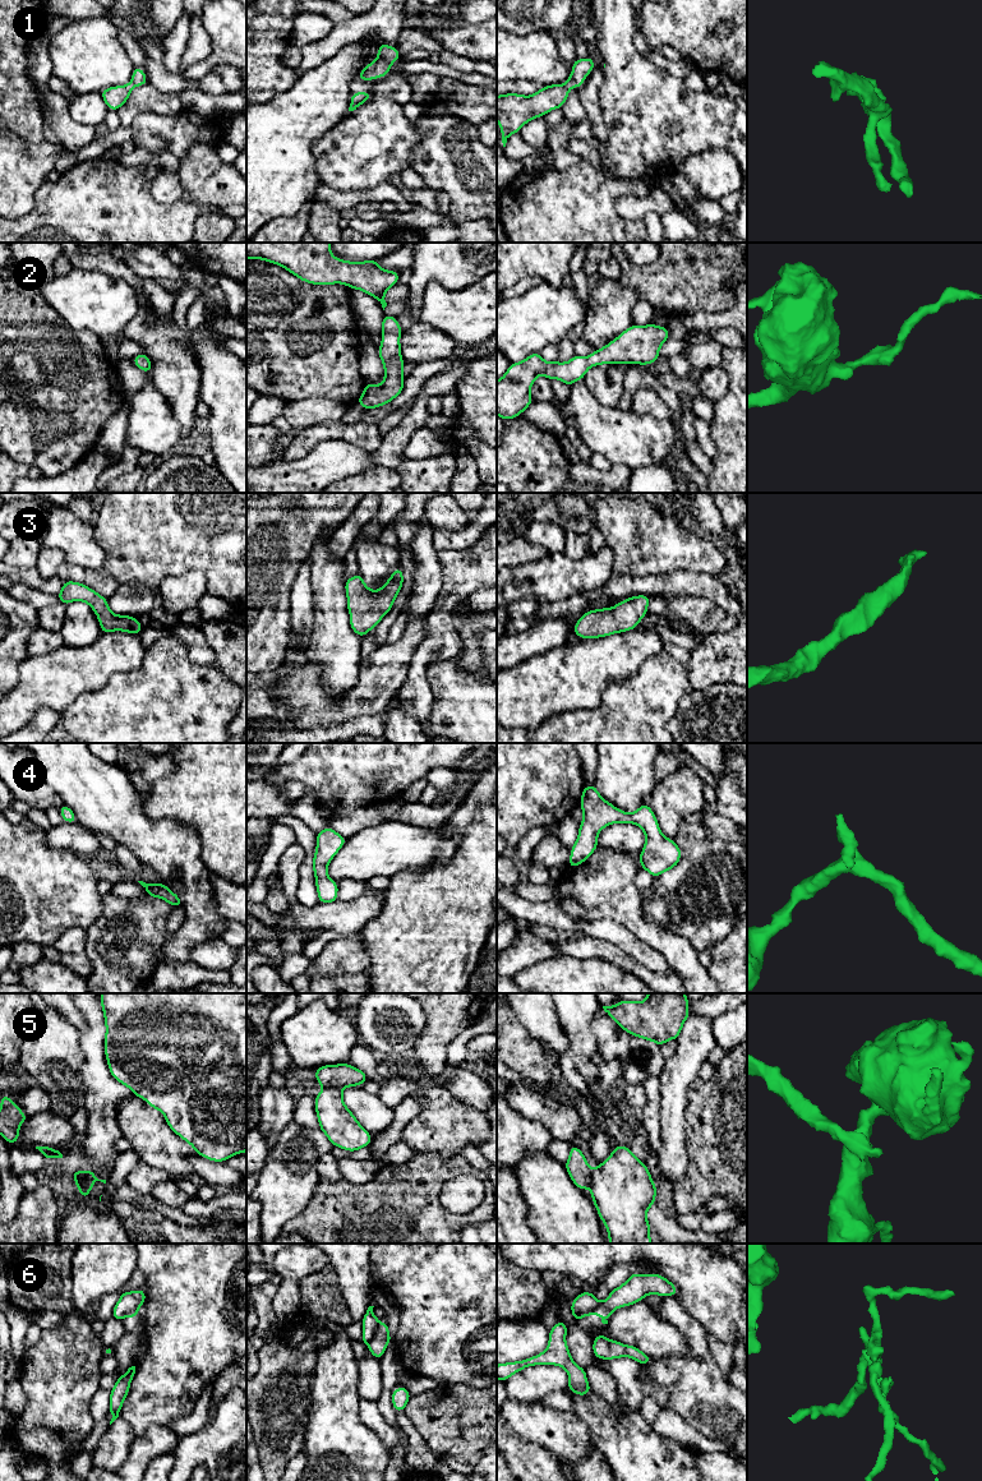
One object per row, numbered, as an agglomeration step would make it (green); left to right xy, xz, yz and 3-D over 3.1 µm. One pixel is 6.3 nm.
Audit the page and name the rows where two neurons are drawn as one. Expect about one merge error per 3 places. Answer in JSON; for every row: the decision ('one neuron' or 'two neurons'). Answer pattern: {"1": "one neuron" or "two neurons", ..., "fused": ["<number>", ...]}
{"1": "one neuron", "2": "one neuron", "3": "one neuron", "4": "one neuron", "5": "two neurons", "6": "two neurons", "fused": ["5", "6"]}

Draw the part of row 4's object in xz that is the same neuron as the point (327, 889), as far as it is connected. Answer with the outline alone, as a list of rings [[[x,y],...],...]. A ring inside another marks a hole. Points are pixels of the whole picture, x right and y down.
[[[329,826],[317,832],[317,849],[313,857],[313,872],[319,903],[336,903],[338,883],[332,881],[327,868],[332,858],[345,845],[346,839]]]

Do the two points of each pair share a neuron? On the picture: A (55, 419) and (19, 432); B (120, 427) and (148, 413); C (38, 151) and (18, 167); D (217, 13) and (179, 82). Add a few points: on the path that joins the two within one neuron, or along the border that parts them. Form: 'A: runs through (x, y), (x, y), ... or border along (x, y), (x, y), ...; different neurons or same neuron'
A: runs through (46, 419), (32, 419), (28, 423); same neuron
B: border along (127, 401), (129, 419), (124, 441); different neurons
C: border along (13, 133), (24, 143), (32, 157), (56, 156); different neurons
D: border along (181, 74), (187, 79), (196, 82); different neurons

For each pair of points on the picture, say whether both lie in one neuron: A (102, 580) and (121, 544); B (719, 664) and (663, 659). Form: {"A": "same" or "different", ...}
{"A": "different", "B": "different"}

